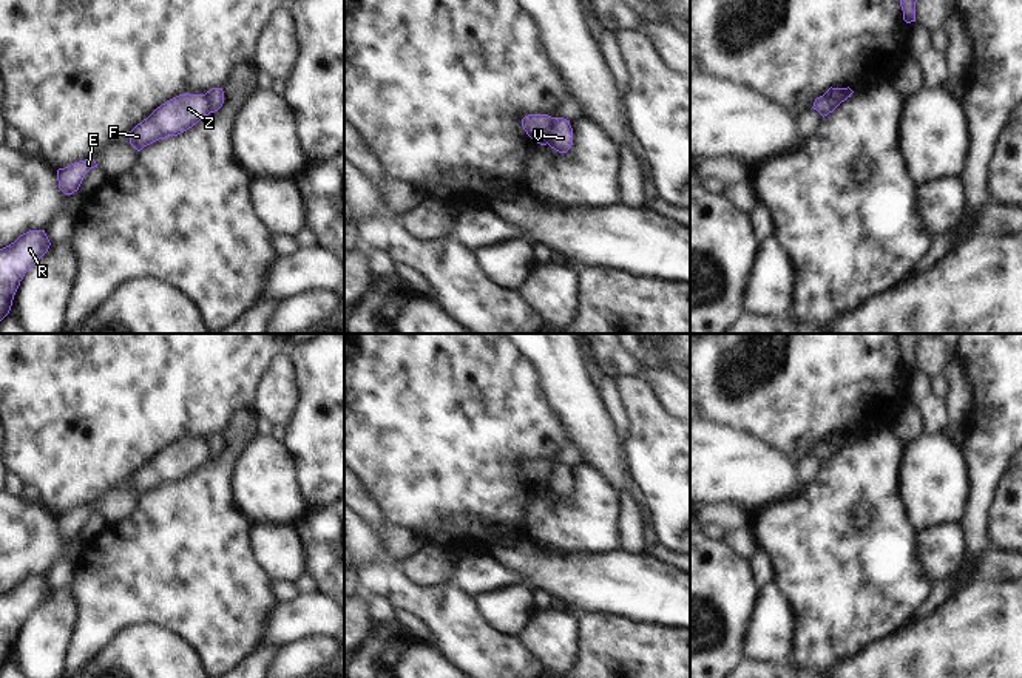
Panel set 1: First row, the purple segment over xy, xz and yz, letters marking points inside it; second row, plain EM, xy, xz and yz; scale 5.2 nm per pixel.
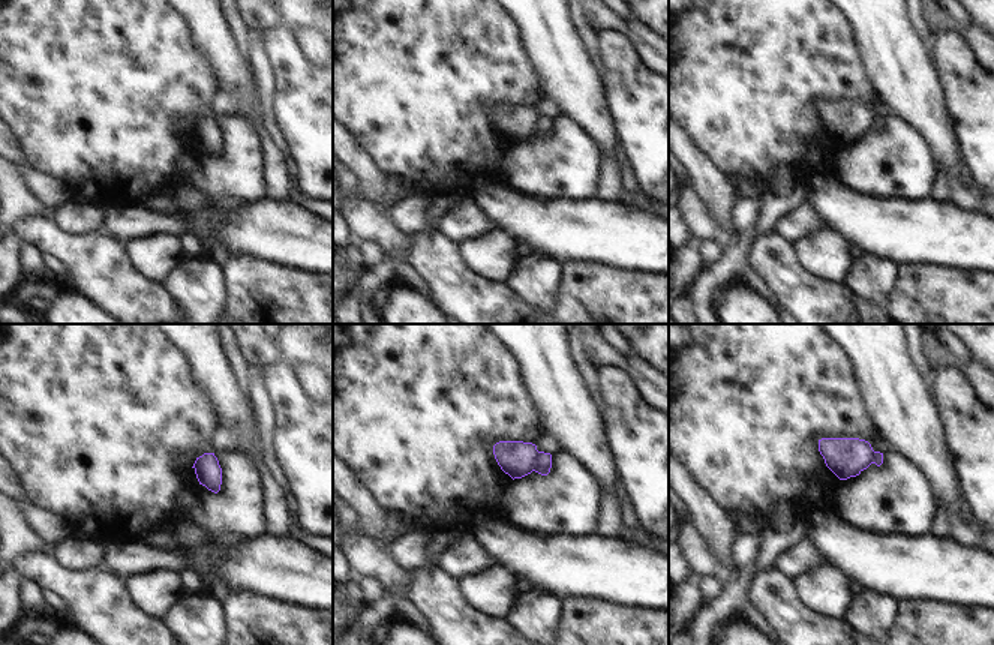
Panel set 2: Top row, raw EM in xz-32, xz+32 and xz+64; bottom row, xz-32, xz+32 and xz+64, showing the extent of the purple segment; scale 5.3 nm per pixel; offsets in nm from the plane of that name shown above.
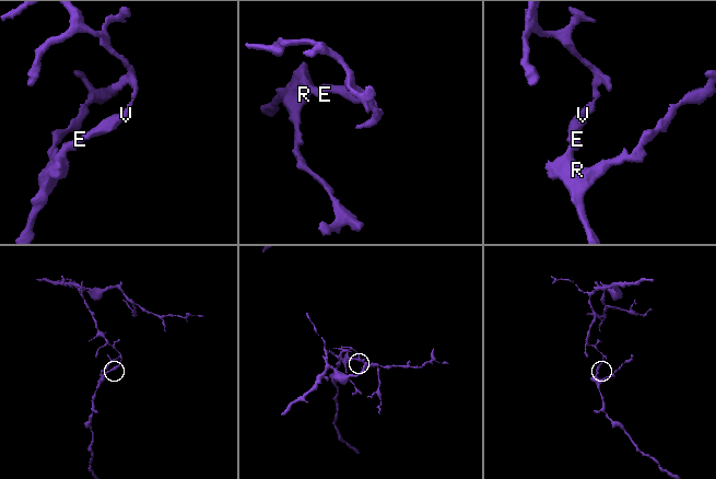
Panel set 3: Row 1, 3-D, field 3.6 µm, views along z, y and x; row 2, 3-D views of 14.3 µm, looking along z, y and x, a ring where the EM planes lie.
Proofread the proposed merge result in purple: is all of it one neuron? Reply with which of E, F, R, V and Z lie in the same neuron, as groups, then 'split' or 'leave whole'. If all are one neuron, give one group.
E F R Z / V | split

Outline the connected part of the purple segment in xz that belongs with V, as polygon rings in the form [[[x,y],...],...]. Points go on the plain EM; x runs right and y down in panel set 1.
[[[553,463],[548,476],[548,491],[559,499],[567,499],[573,491],[573,474],[570,466]]]

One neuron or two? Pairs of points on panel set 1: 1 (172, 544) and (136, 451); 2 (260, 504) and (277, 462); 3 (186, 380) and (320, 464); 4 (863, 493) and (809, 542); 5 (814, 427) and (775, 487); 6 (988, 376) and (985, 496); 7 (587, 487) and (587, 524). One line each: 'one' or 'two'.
1: two
2: one
3: two
4: one
5: two
6: one
7: one

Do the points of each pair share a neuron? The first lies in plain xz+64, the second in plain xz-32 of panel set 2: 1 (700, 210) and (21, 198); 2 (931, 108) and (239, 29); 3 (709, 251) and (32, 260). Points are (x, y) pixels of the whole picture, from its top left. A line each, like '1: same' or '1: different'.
1: different
2: different
3: same

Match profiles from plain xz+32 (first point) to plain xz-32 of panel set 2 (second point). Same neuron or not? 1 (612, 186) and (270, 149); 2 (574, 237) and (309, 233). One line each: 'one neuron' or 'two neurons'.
1: one neuron
2: one neuron

